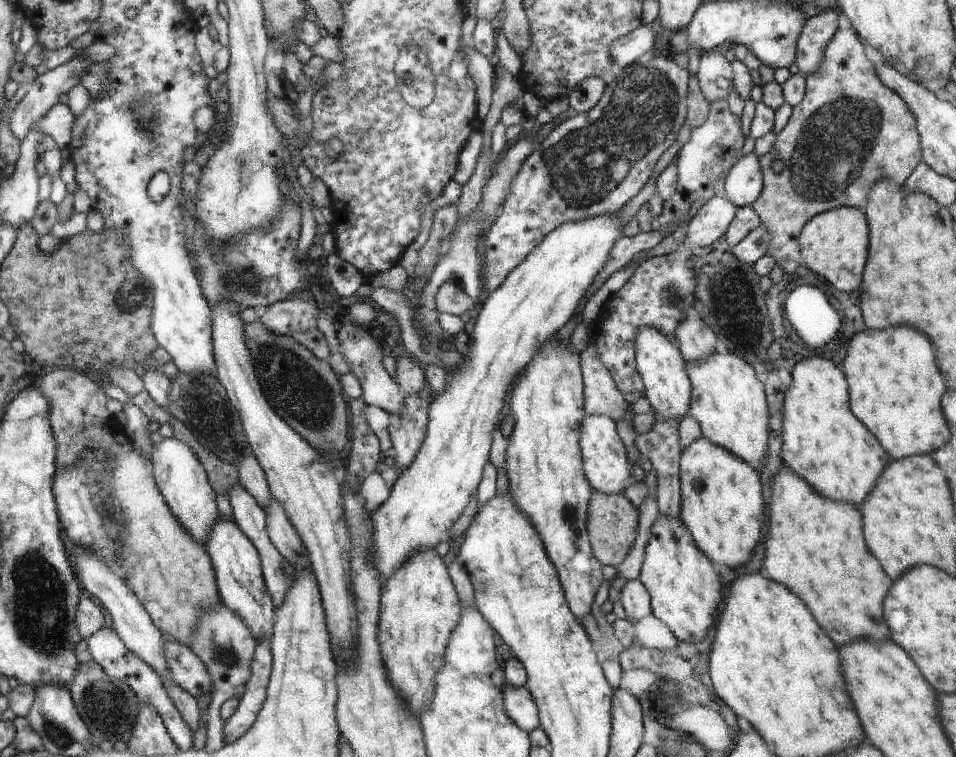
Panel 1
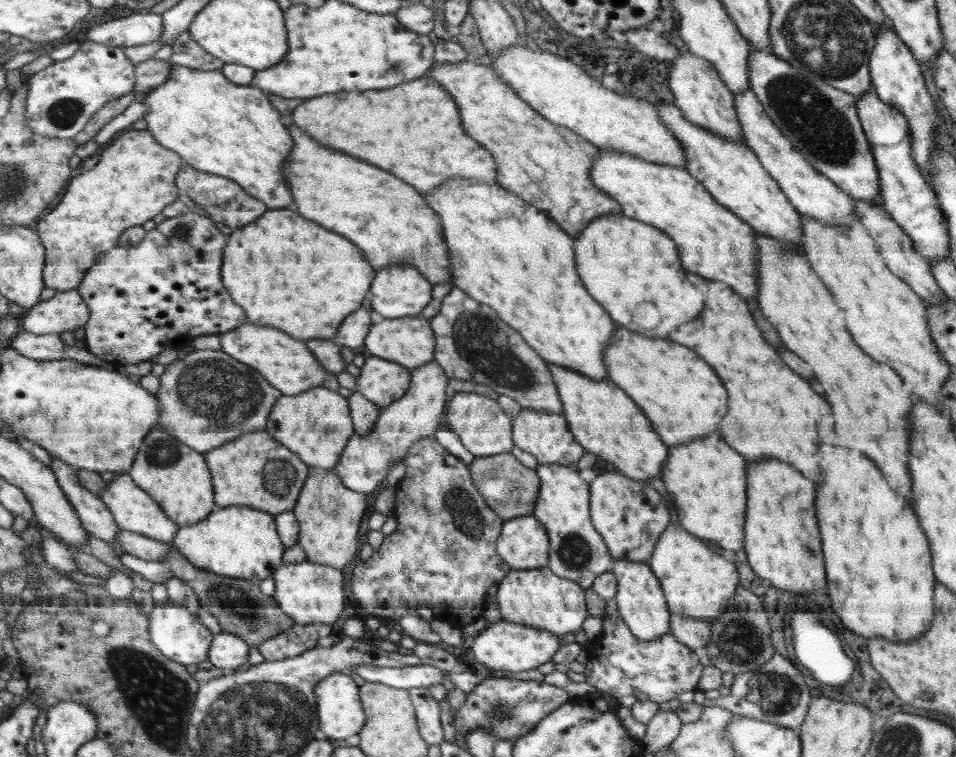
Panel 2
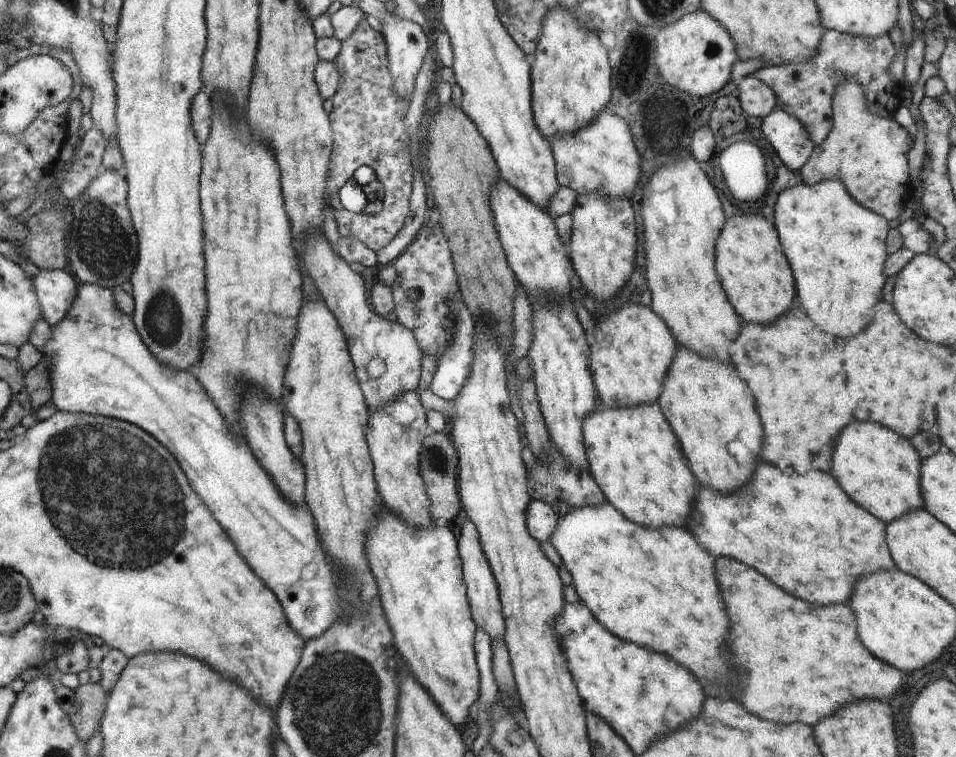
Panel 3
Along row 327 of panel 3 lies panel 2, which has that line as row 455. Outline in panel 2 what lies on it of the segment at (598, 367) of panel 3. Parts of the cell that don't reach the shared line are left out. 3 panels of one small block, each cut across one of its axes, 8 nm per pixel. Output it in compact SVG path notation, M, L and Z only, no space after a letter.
M550 362L547 364L563 402L562 414L567 417L576 441L583 444L598 460L611 462L616 471L634 480L650 482L651 477L662 478L660 466L668 456L668 446L658 438L648 418L624 390L620 390L610 380L594 380L584 373Z

